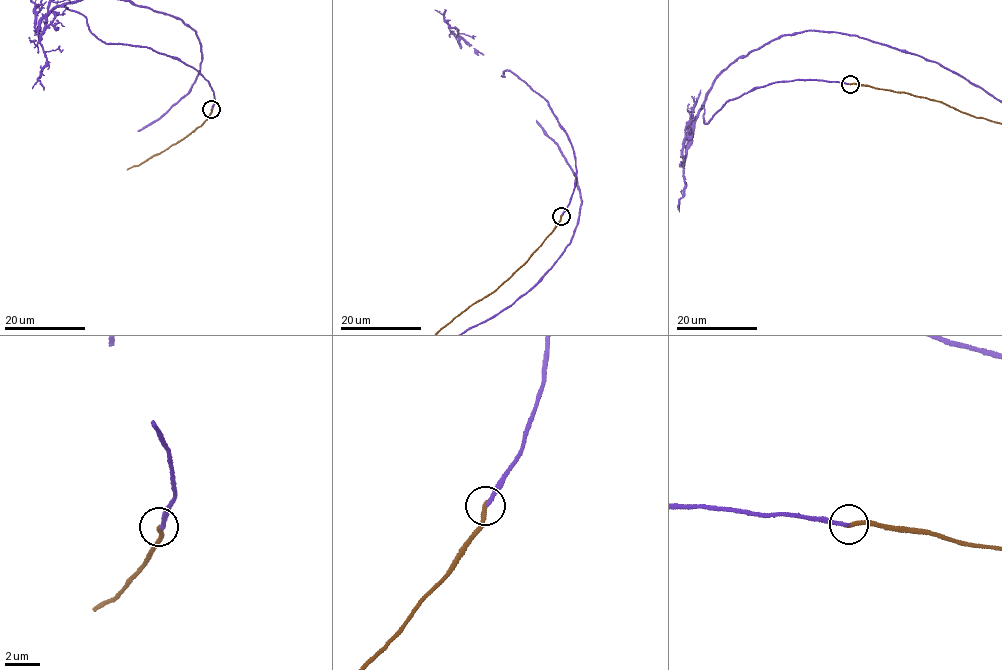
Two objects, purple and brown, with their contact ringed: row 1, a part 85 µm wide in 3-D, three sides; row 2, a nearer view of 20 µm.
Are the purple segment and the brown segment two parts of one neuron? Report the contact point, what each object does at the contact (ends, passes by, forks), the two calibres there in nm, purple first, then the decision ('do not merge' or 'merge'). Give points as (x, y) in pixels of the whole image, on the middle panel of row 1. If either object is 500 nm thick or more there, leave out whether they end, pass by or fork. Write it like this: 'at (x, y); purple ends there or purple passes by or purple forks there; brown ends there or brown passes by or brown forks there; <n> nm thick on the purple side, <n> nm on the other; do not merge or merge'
at (561, 216); purple ends there; brown ends there; 200 nm thick on the purple side, 240 nm on the other; merge

